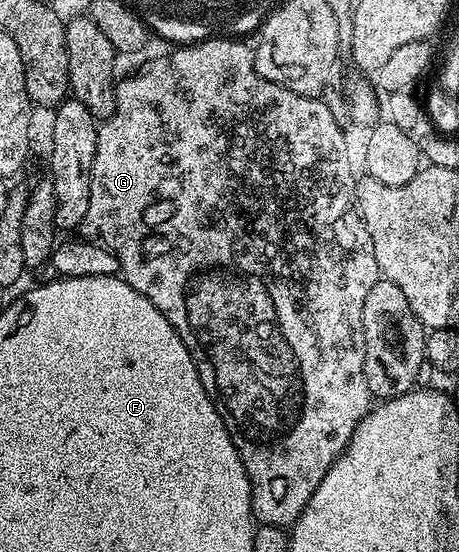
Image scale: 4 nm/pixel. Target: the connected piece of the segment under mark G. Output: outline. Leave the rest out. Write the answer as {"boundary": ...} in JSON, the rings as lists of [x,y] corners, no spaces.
{"boundary":[[[209,39],[195,43],[185,43],[176,47],[173,53],[168,53],[165,57],[156,57],[149,65],[140,65],[138,71],[125,76],[116,86],[116,106],[114,115],[110,115],[97,128],[96,150],[94,151],[94,167],[90,171],[90,208],[86,211],[86,219],[82,219],[78,230],[79,236],[85,241],[93,241],[95,245],[105,245],[118,259],[120,273],[124,282],[134,291],[138,291],[178,331],[182,343],[190,351],[194,363],[198,367],[198,375],[202,379],[202,387],[216,403],[216,410],[222,415],[222,419],[228,428],[230,439],[240,456],[242,467],[246,467],[246,475],[252,484],[252,516],[260,525],[275,525],[290,527],[298,519],[298,515],[304,513],[306,503],[312,502],[314,491],[319,489],[326,471],[336,464],[340,457],[340,452],[348,445],[352,436],[352,430],[356,424],[373,408],[374,398],[370,387],[366,387],[366,377],[364,375],[364,336],[362,335],[362,307],[366,304],[366,295],[370,295],[370,287],[374,283],[381,281],[378,259],[374,259],[374,239],[370,239],[370,231],[366,231],[366,223],[360,214],[360,208],[356,205],[356,183],[357,174],[352,174],[352,161],[348,158],[348,141],[344,138],[344,125],[331,114],[330,107],[326,105],[320,97],[307,97],[298,95],[278,83],[270,83],[270,79],[262,79],[254,67],[252,58],[253,50],[244,46],[245,42],[240,39]]]}

